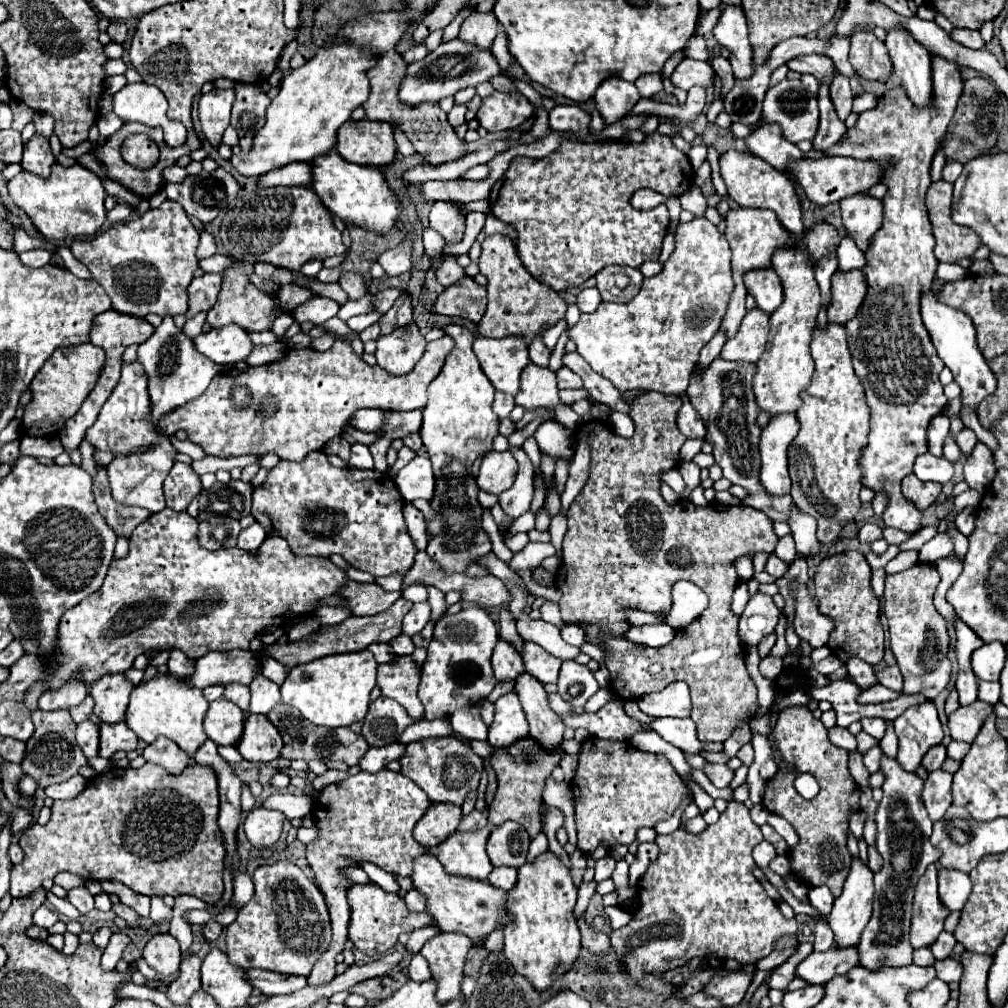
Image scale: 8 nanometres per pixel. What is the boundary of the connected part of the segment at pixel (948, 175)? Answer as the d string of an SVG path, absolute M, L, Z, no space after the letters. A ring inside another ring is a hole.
M948 161L946 167L944 167L944 171L942 171L942 177L944 177L946 181L954 183L954 181L960 177L960 173L962 173L962 165L960 165L960 163L954 163L954 161Z

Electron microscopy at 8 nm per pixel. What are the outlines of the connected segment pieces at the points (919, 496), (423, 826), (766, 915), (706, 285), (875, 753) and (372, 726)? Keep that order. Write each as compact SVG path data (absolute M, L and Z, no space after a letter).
M914 473L902 479L902 495L910 499L920 511L928 509L936 501L940 491L942 491L940 483L924 483Z
M432 803L426 815L416 823L414 839L426 849L432 849L458 829L460 819L462 819L462 811L458 805Z
M734 801L728 803L728 809L720 815L718 823L708 825L708 829L698 835L684 829L670 835L658 835L656 843L660 847L660 855L654 863L650 863L648 871L638 881L640 907L626 927L616 929L610 935L610 945L618 957L618 963L636 983L644 975L662 977L666 971L680 969L694 957L704 957L708 953L716 953L726 961L734 959L742 965L756 963L772 953L774 943L780 937L798 937L796 919L786 919L778 905L766 895L760 881L752 875L752 869L756 867L752 849L762 839L760 827L750 819L750 811L742 803Z
M700 217L690 223L680 223L676 231L676 249L664 263L660 275L644 279L640 293L630 303L600 303L590 315L580 315L578 325L570 327L570 339L578 345L578 353L586 363L608 379L618 391L658 391L662 395L682 397L690 383L694 363L698 363L700 349L718 331L728 301L734 289L730 273L730 247L716 225Z
M874 745L872 749L868 749L862 757L864 757L864 765L866 765L866 769L870 773L874 773L874 771L880 769L880 757L882 757L882 753L880 753L880 747L878 745Z
M382 695L370 703L362 725L362 735L370 747L384 747L394 743L394 739L398 739L410 723L414 721L408 717L406 709L398 701Z

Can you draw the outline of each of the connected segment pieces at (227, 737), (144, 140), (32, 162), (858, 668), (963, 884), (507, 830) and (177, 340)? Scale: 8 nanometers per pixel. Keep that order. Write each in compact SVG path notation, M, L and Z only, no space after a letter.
M220 697L210 703L204 729L216 745L234 745L242 735L242 723L244 713L226 697Z
M134 134L125 139L121 153L123 159L134 167L150 169L158 163L160 149L148 135Z
M34 135L26 145L24 145L24 155L22 155L22 169L30 171L30 173L36 173L40 177L46 177L50 175L50 167L56 163L52 151L50 151L50 145L48 145L48 139L44 135Z
M851 657L845 665L853 681L860 687L860 692L872 687L872 685L876 685L876 675L868 669L866 663L862 663L862 659Z
M940 867L938 871L938 893L942 903L950 911L960 911L970 897L972 891L972 881L968 873L956 871L956 869L944 869Z
M506 821L500 827L494 827L494 831L488 837L488 857L494 867L520 867L526 863L530 837L526 829L520 823Z
M164 317L162 325L156 327L154 335L138 347L138 361L142 363L142 367L148 375L148 395L150 395L150 405L152 405L150 415L152 415L152 423L154 423L156 433L169 437L178 452L187 454L193 460L200 460L205 457L206 454L199 445L188 441L188 439L178 440L174 435L166 435L160 429L158 421L160 421L160 417L164 417L164 415L172 413L174 409L186 405L188 401L200 397L206 391L206 387L210 385L212 377L220 373L220 365L198 355L198 351L194 351L192 339L186 337L182 333L182 329L178 329L174 325L172 317Z

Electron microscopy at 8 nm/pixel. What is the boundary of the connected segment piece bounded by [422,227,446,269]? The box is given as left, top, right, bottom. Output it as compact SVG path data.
M430 227L422 231L422 243L424 243L424 249L426 249L426 253L428 253L428 257L432 257L432 259L434 259L434 261L432 261L432 265L434 265L434 269L438 269L438 267L440 267L440 263L438 263L438 259L440 259L440 253L444 251L444 247L446 247L446 243L442 243L442 239L440 239L440 235L438 235L438 233L434 233L434 231L430 229Z

